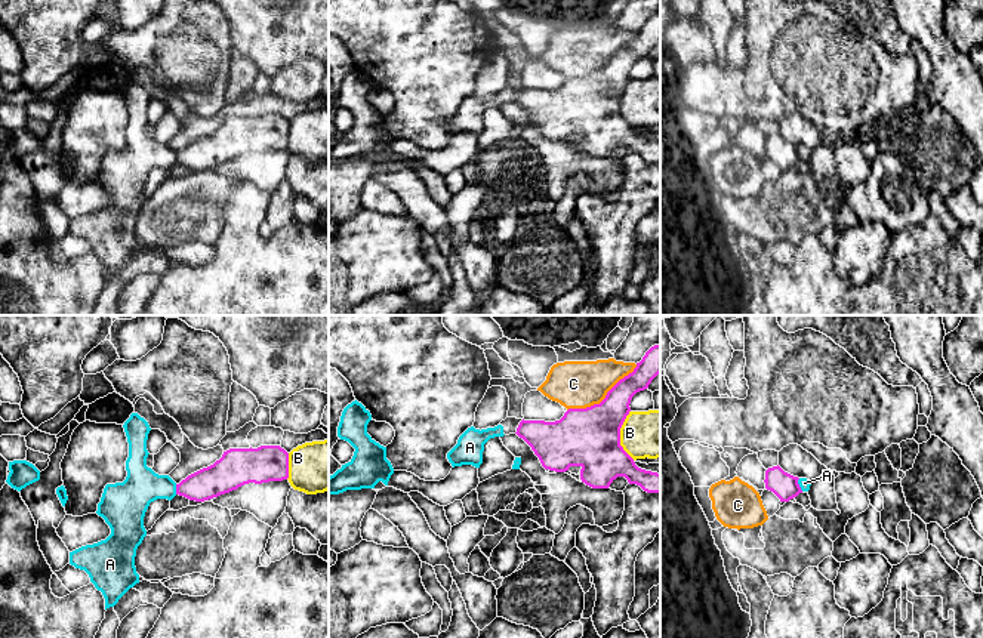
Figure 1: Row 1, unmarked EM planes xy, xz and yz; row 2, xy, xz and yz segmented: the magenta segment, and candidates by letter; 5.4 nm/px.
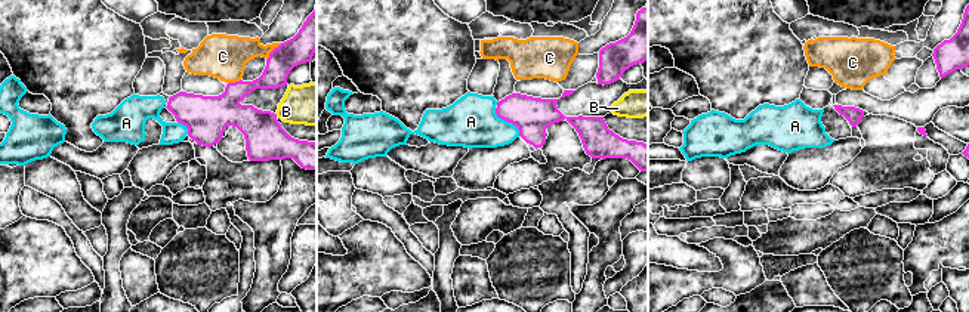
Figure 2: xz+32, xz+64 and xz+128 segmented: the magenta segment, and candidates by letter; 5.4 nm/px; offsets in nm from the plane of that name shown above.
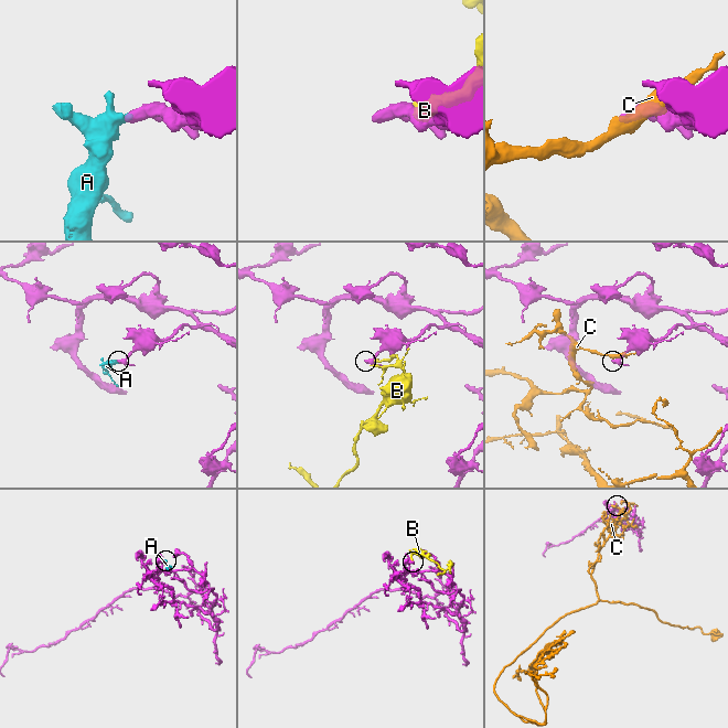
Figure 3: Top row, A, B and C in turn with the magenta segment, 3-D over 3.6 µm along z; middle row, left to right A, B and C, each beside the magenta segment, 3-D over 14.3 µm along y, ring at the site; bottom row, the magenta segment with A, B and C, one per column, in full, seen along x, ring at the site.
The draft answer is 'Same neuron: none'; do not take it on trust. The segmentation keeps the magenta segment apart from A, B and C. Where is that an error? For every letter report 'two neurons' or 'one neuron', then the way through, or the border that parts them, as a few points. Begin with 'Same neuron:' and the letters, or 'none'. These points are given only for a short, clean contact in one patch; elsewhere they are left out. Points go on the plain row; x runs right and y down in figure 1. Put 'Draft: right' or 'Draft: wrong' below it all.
Same neuron: none
A: two neurons | along yz (798, 147), (798, 154), (803, 159)
B: two neurons | along xz (629, 79), (621, 96), (621, 114), (634, 128)
C: two neurons
Draft: right

